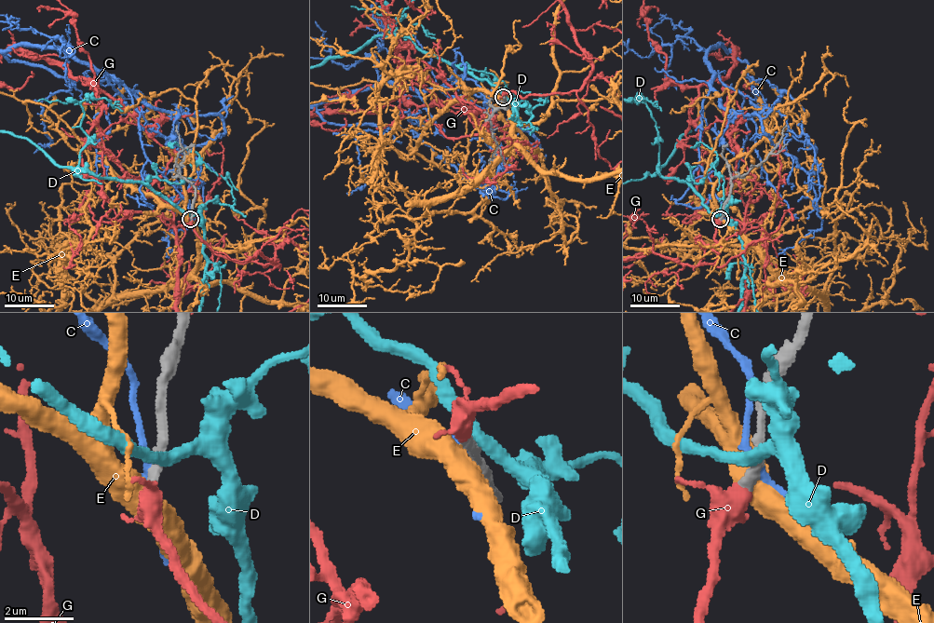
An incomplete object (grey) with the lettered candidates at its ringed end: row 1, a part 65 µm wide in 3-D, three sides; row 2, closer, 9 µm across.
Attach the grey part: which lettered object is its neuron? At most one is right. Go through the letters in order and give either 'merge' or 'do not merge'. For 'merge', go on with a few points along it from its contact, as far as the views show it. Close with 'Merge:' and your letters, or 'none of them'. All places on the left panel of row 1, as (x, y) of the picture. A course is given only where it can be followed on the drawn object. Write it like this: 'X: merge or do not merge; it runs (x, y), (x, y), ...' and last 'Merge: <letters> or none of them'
C: do not merge
D: do not merge
E: do not merge
G: merge
Merge: G

